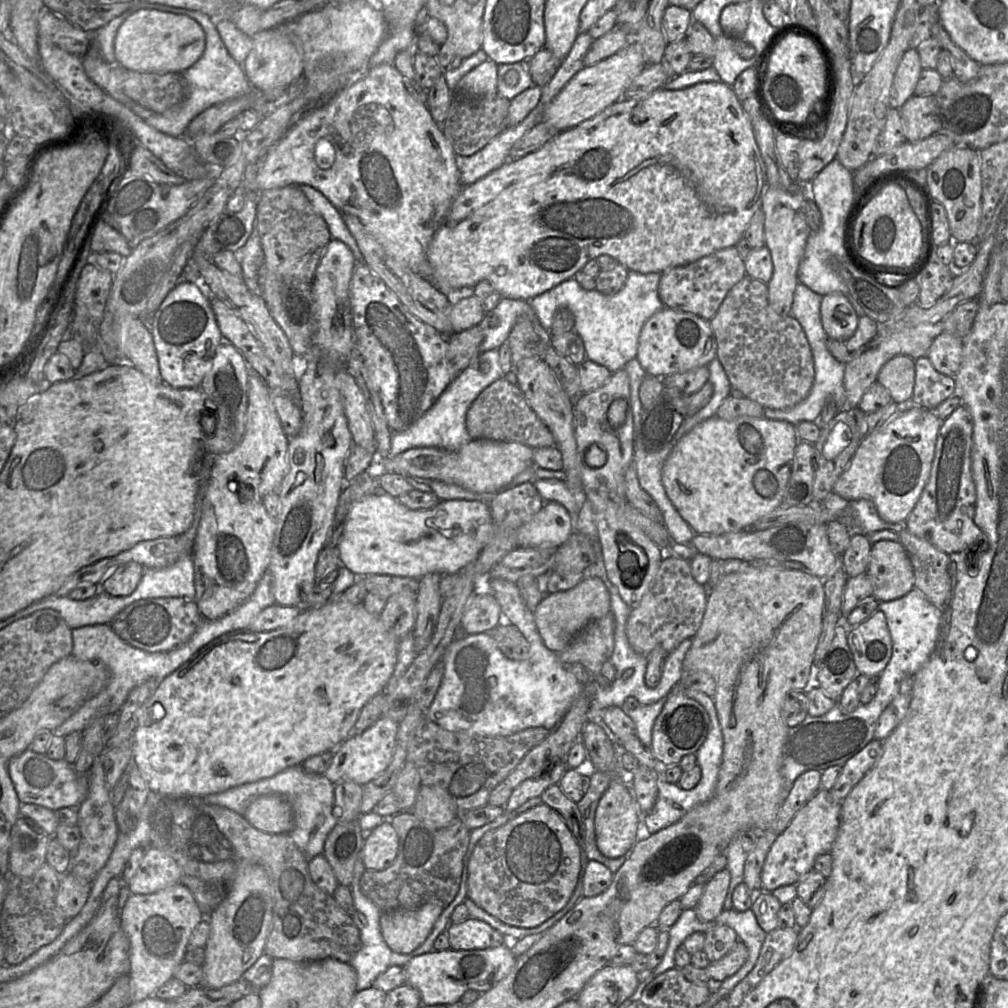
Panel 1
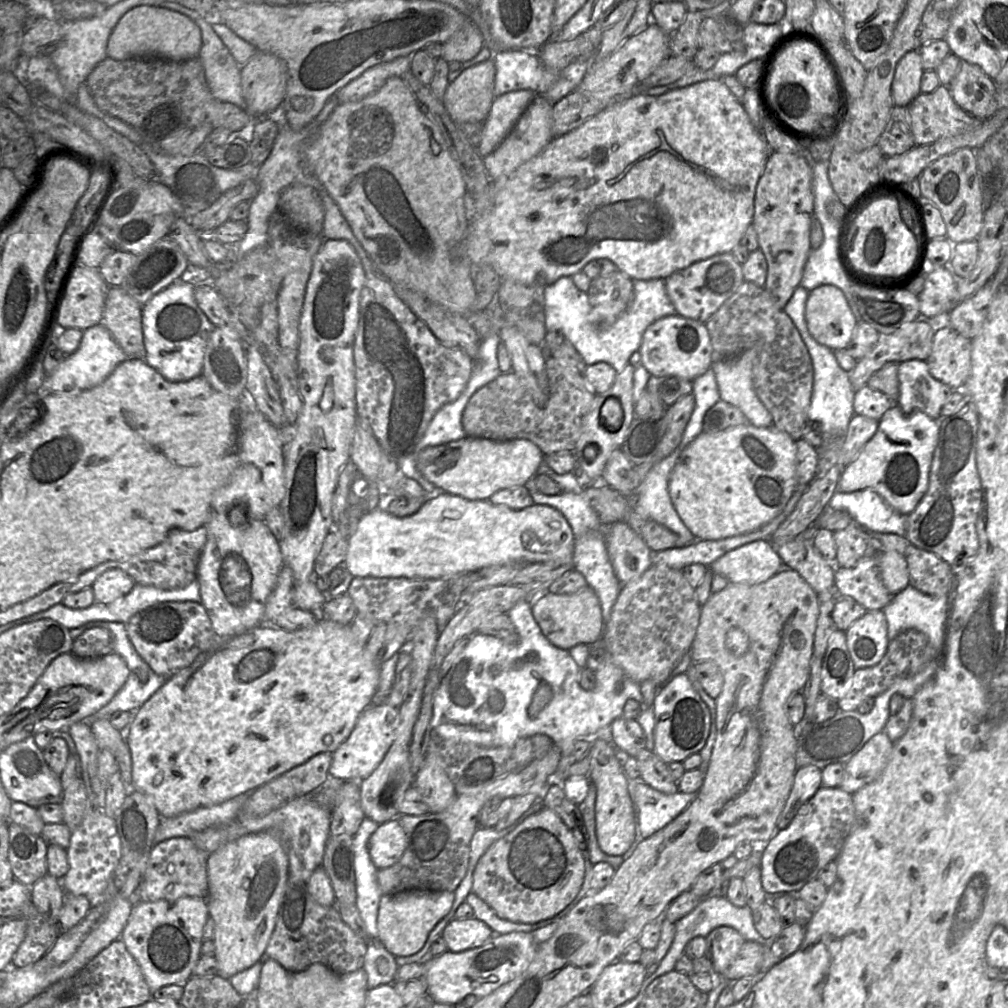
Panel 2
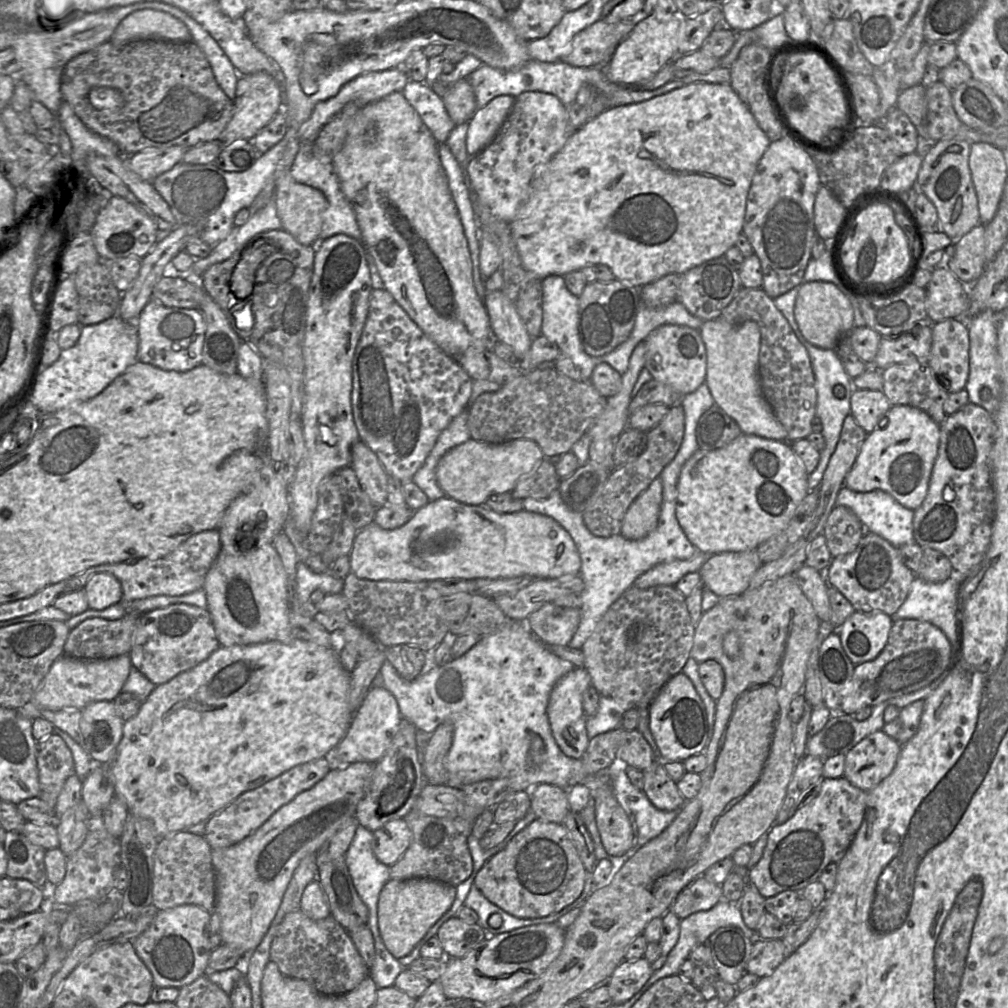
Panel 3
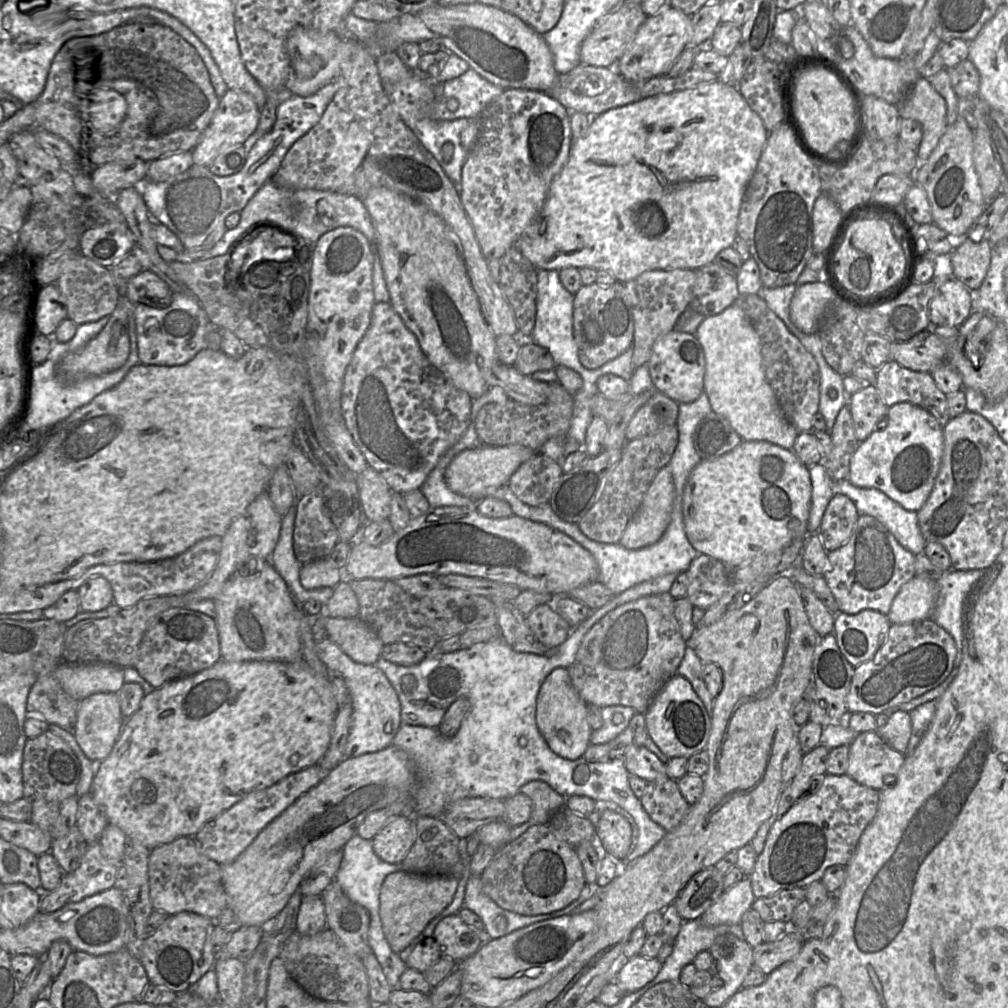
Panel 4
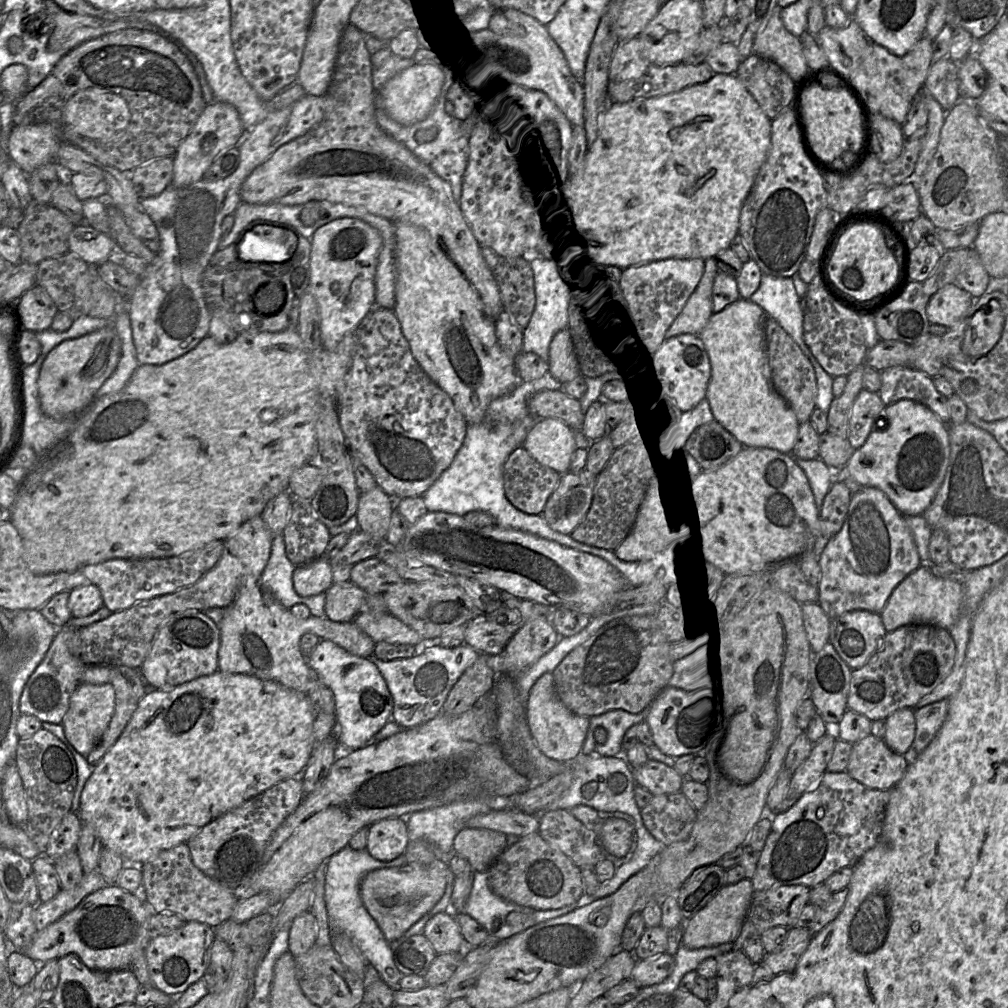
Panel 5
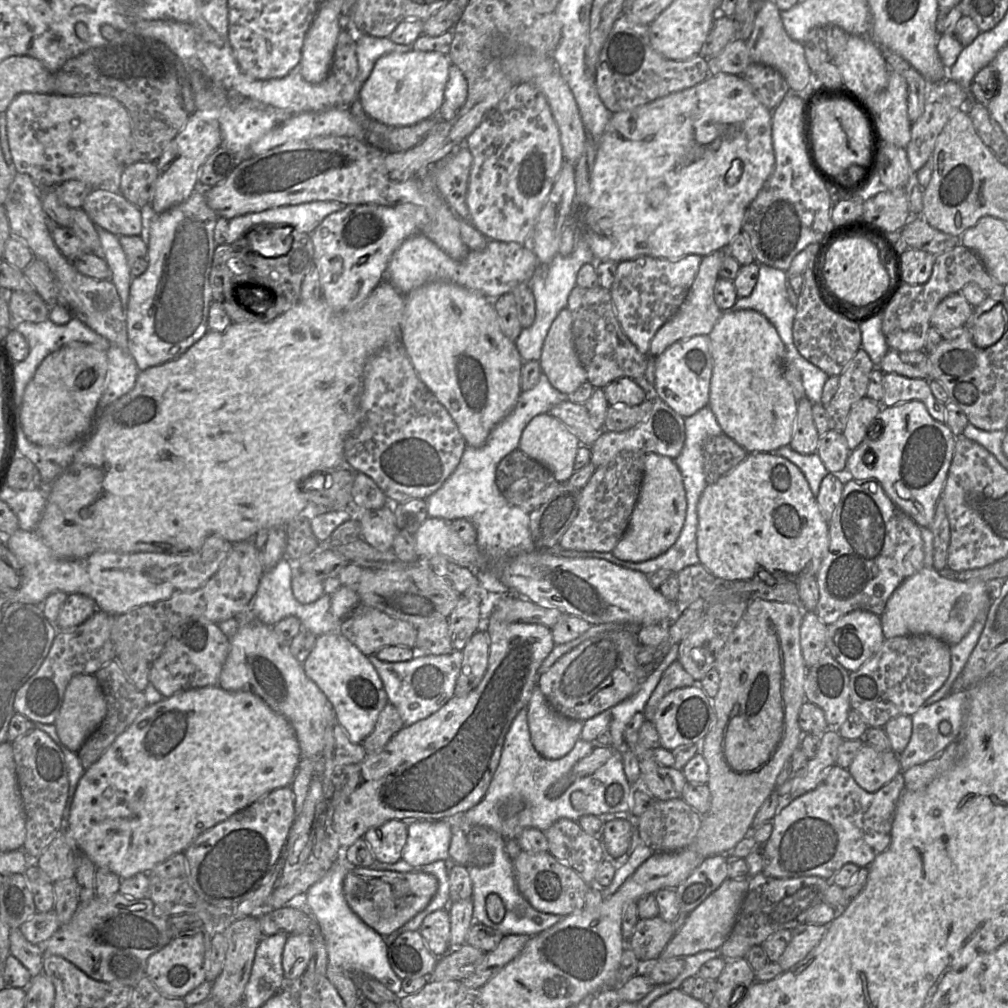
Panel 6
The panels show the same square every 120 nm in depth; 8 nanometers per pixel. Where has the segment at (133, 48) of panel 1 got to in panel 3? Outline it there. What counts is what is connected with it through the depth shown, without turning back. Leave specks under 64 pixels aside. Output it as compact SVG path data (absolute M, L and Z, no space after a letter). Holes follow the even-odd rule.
M143 9L125 17L109 41L120 46L145 39L187 42L191 40L191 35L187 26L170 13L155 9Z

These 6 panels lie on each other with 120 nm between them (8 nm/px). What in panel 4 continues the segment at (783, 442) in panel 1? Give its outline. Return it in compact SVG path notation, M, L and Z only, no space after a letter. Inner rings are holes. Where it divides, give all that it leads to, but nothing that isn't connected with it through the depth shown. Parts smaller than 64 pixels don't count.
M744 441L732 451L713 460L702 460L690 473L683 491L684 531L698 552L730 568L776 551L783 551L796 539L804 539L811 505L811 480L808 467L792 450L767 441Z

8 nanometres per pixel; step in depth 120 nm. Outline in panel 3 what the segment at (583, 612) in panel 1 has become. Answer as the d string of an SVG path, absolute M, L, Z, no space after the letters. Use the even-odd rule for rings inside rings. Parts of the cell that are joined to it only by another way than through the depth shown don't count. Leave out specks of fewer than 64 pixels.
M546 603L531 613L526 624L533 635L547 646L567 646L580 623L580 609Z

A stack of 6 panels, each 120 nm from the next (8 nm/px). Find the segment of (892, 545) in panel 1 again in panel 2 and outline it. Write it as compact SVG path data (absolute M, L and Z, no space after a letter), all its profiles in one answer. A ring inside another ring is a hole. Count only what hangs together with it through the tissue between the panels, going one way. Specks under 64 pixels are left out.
M896 551L878 554L880 577L888 592L895 596L909 585L909 571L906 558Z

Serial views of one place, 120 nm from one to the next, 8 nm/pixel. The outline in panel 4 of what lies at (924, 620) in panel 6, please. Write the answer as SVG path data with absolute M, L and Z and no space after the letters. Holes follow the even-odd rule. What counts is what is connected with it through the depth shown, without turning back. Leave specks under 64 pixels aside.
M915 575L894 597L887 618L891 624L930 619L937 596L937 580Z

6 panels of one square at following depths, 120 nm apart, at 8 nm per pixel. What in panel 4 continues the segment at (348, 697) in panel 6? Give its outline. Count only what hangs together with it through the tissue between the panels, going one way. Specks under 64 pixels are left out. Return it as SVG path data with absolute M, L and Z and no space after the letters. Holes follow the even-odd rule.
M328 637L316 642L315 651L329 671L344 679L350 695L353 711L343 757L356 757L390 746L402 722L400 701L384 673L374 664L353 661Z

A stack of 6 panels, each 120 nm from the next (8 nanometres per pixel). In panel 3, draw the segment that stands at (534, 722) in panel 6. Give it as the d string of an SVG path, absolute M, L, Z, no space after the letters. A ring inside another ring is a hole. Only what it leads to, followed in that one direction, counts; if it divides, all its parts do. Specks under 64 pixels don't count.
M575 667L554 685L547 705L547 716L552 735L561 751L574 759L582 757L590 740L586 731L587 716L583 709L583 693L590 685L590 676L587 670L583 667Z

